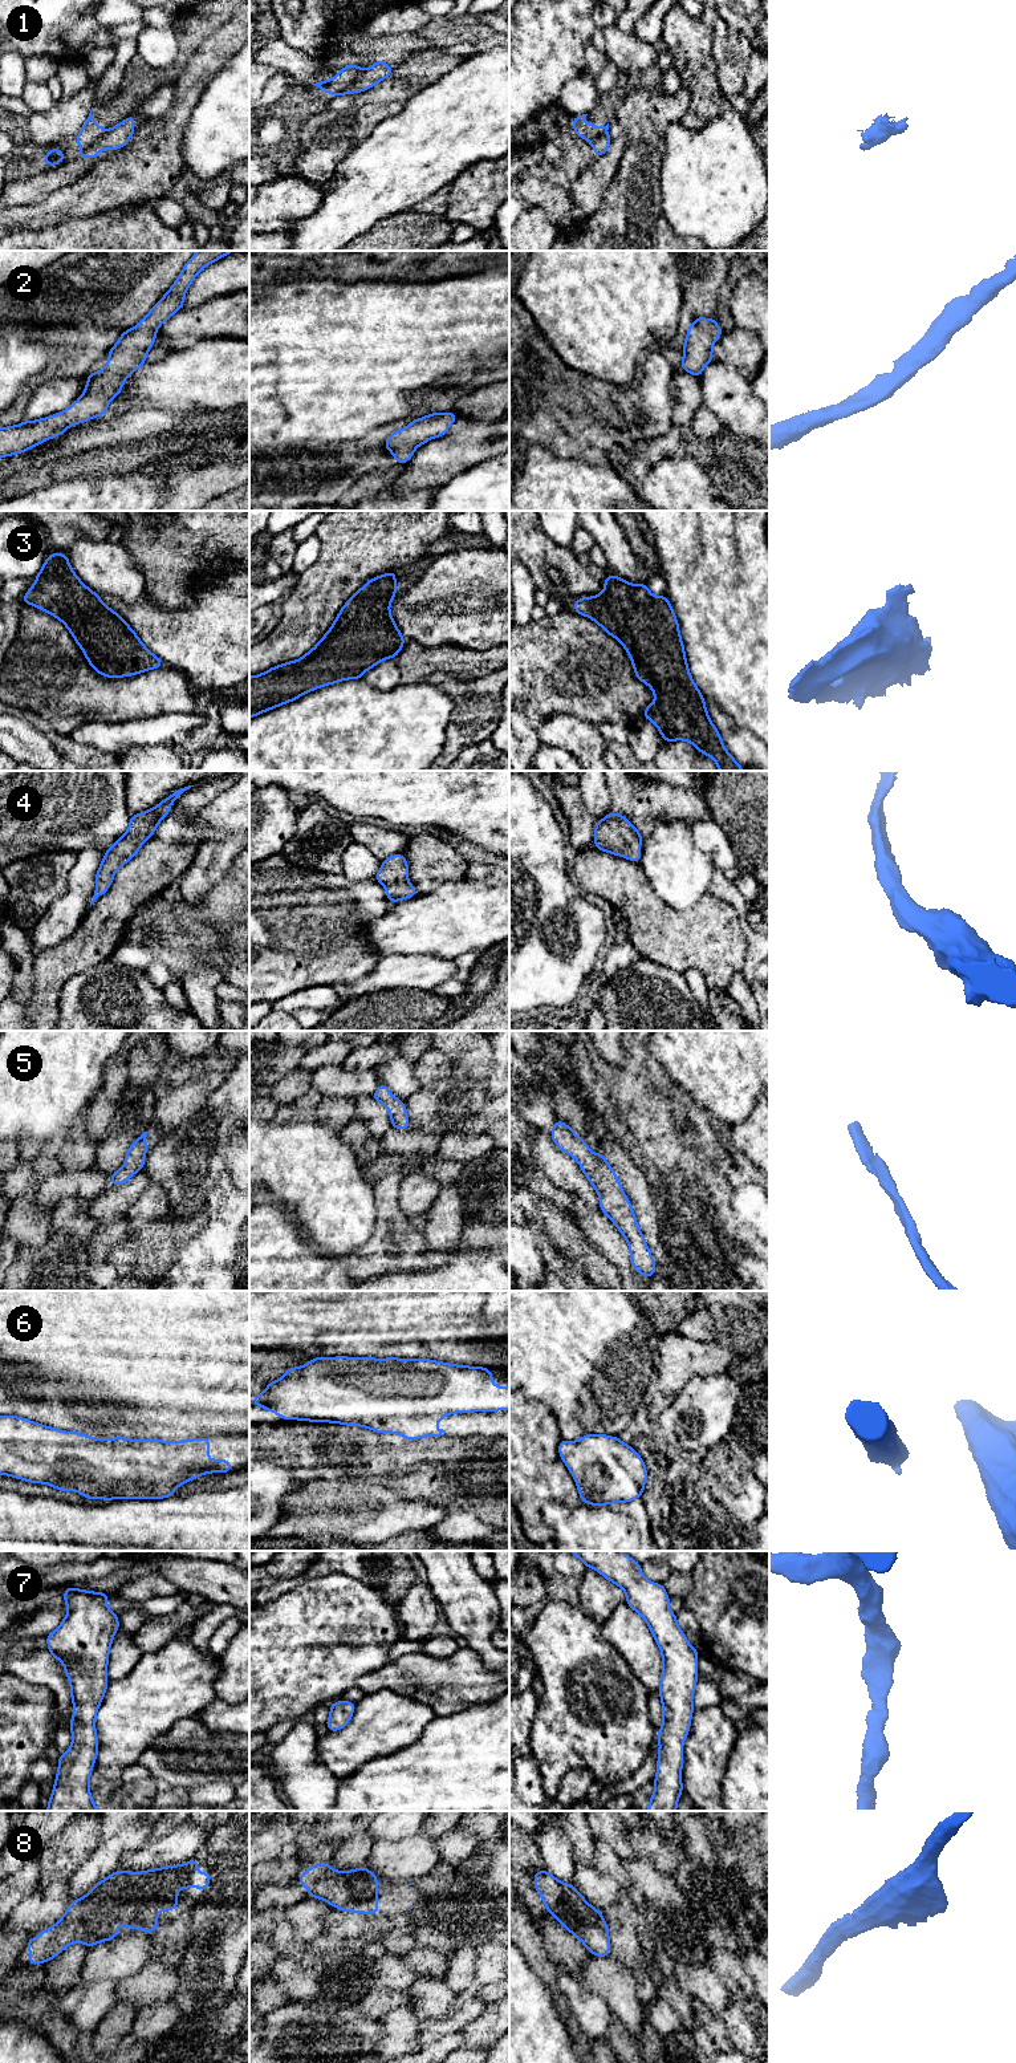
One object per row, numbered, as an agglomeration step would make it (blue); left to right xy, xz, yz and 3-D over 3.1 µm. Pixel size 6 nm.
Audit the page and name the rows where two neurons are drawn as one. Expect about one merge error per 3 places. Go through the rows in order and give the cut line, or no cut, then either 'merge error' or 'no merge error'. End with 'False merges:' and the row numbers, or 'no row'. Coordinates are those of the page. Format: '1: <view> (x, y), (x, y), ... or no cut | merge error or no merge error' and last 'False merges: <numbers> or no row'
1: xy (108, 130), (90, 145), (82, 147) | merge error
2: no cut | no merge error
3: no cut | no merge error
4: no cut | no merge error
5: no cut | no merge error
6: no cut | no merge error
7: no cut | no merge error
8: no cut | no merge error
False merges: 1

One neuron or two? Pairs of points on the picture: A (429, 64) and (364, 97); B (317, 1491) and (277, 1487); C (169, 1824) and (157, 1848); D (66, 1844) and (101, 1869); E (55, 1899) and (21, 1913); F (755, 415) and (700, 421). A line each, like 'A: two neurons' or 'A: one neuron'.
A: one neuron
B: two neurons
C: two neurons
D: two neurons
E: one neuron
F: two neurons

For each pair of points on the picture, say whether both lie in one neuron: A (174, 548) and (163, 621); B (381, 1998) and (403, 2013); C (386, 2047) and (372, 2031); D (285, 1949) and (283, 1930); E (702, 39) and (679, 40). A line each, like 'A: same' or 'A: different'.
A: different
B: different
C: different
D: same
E: same

